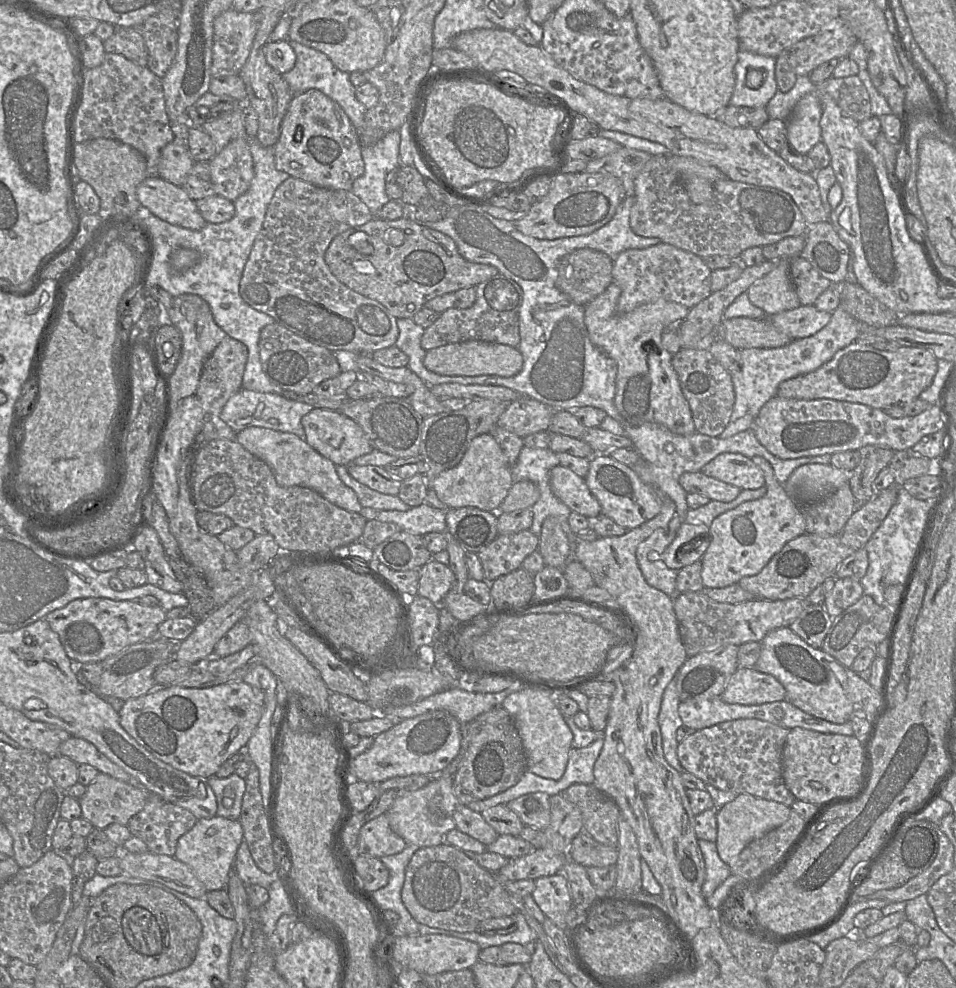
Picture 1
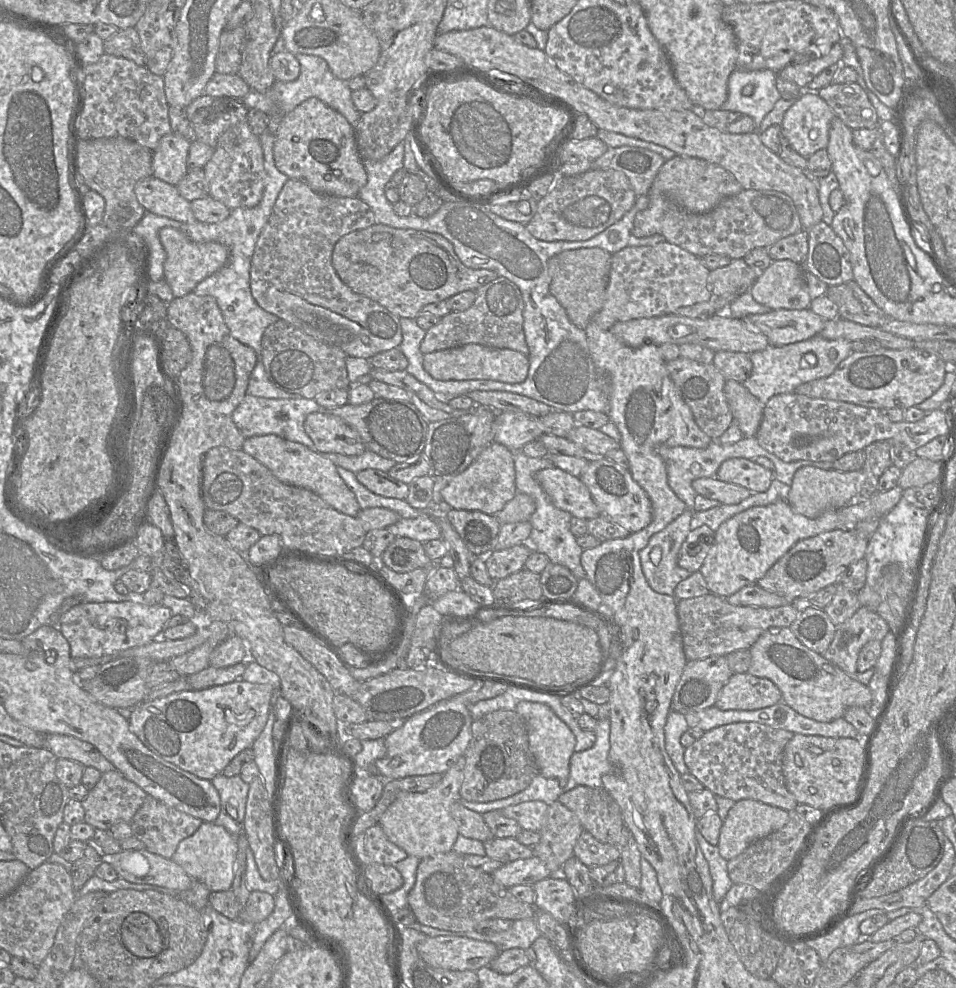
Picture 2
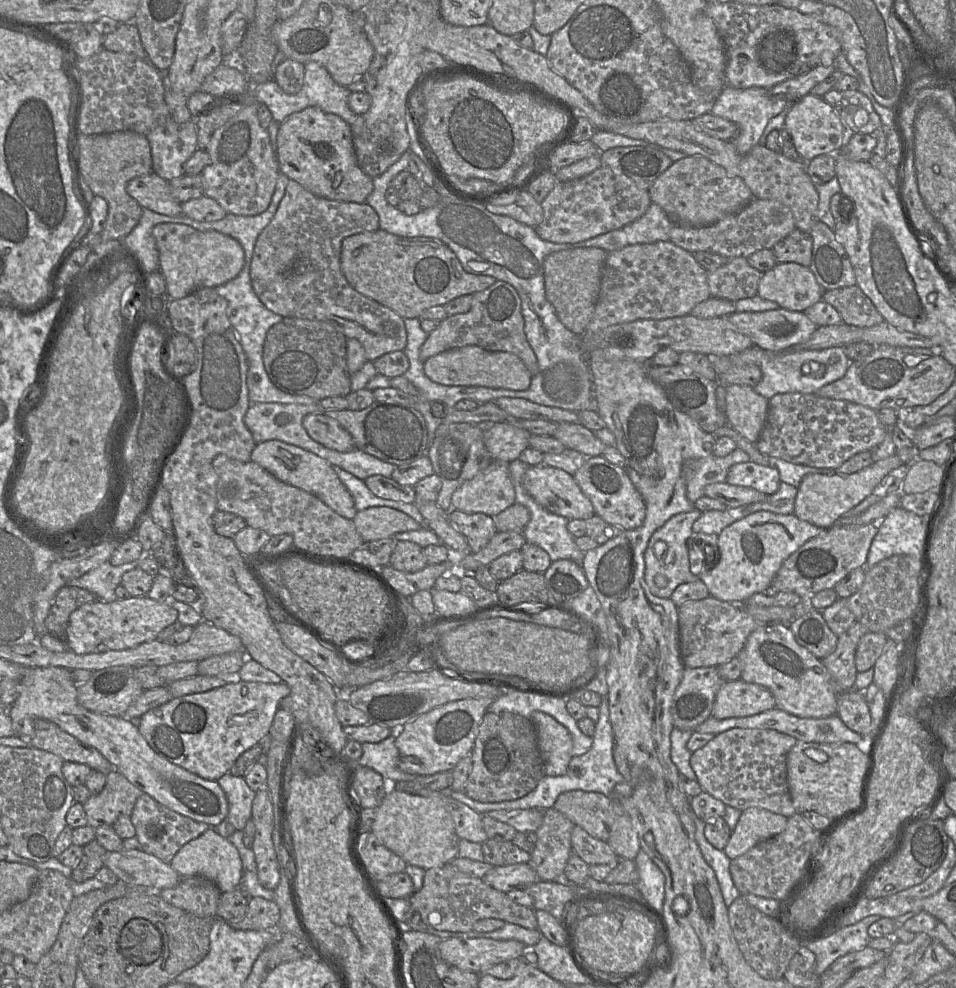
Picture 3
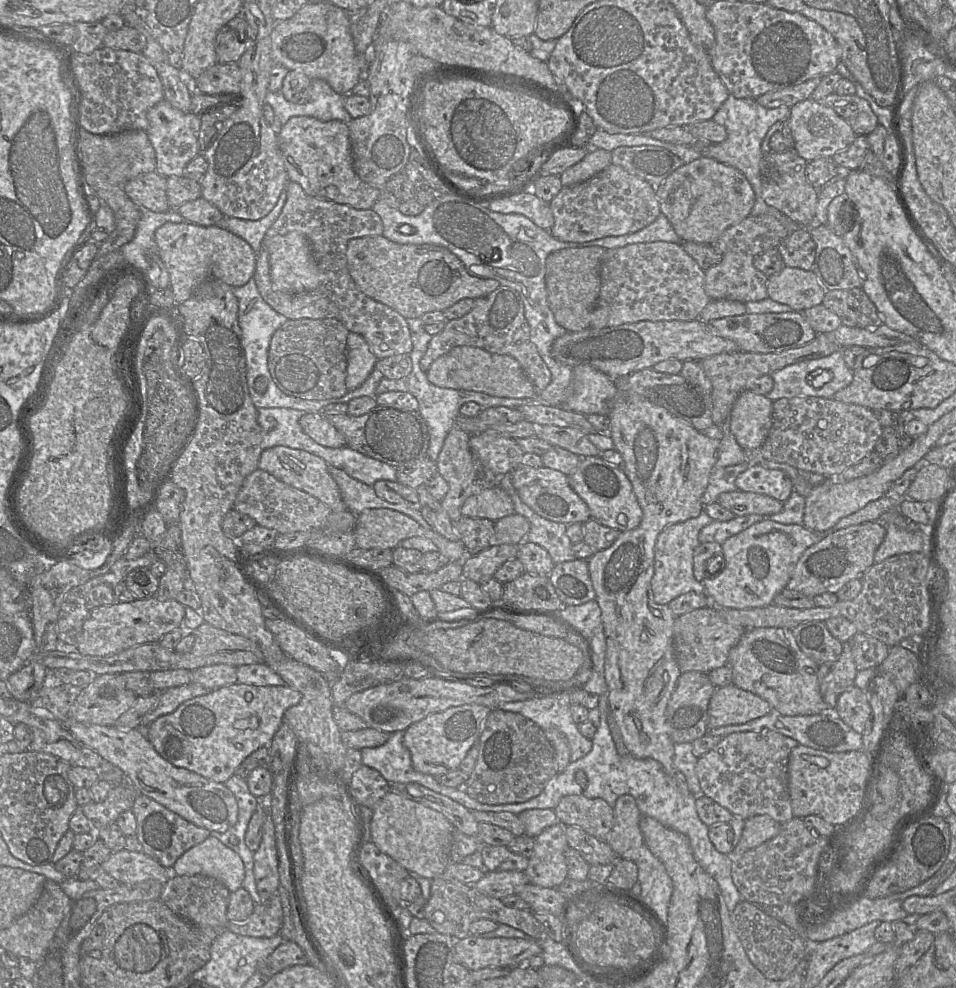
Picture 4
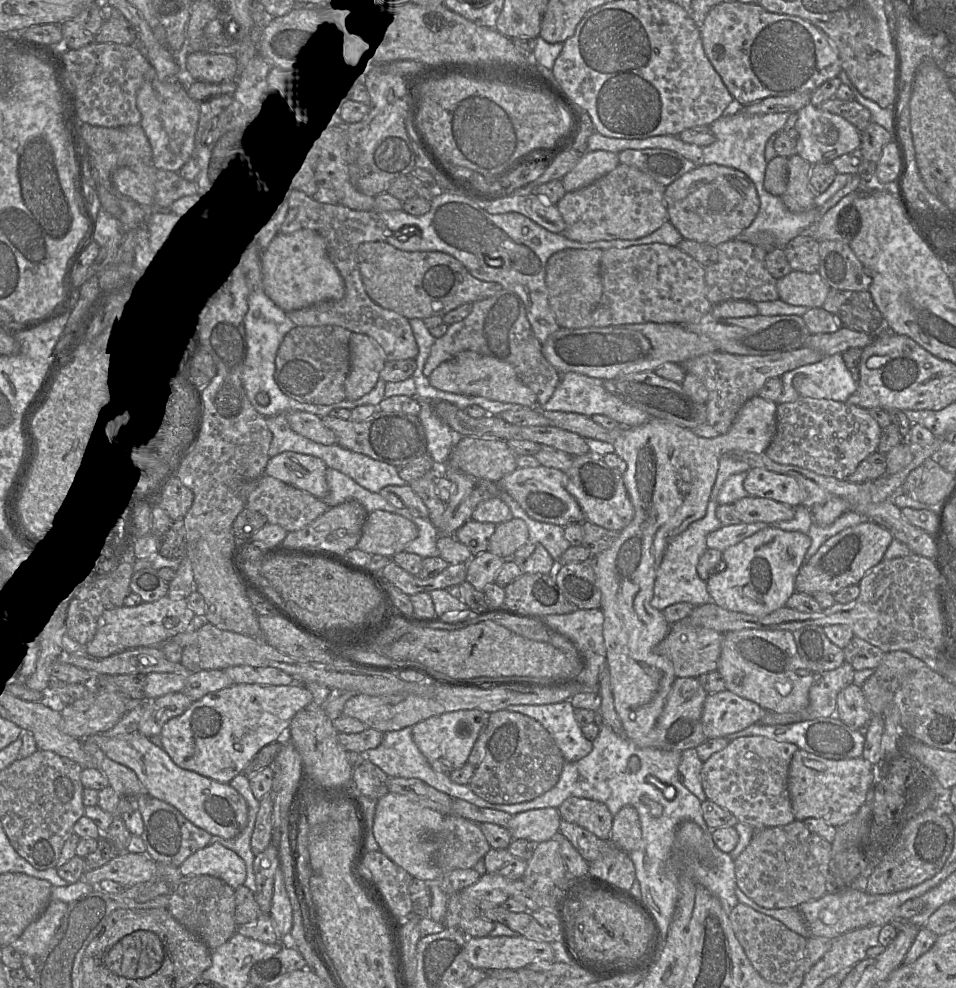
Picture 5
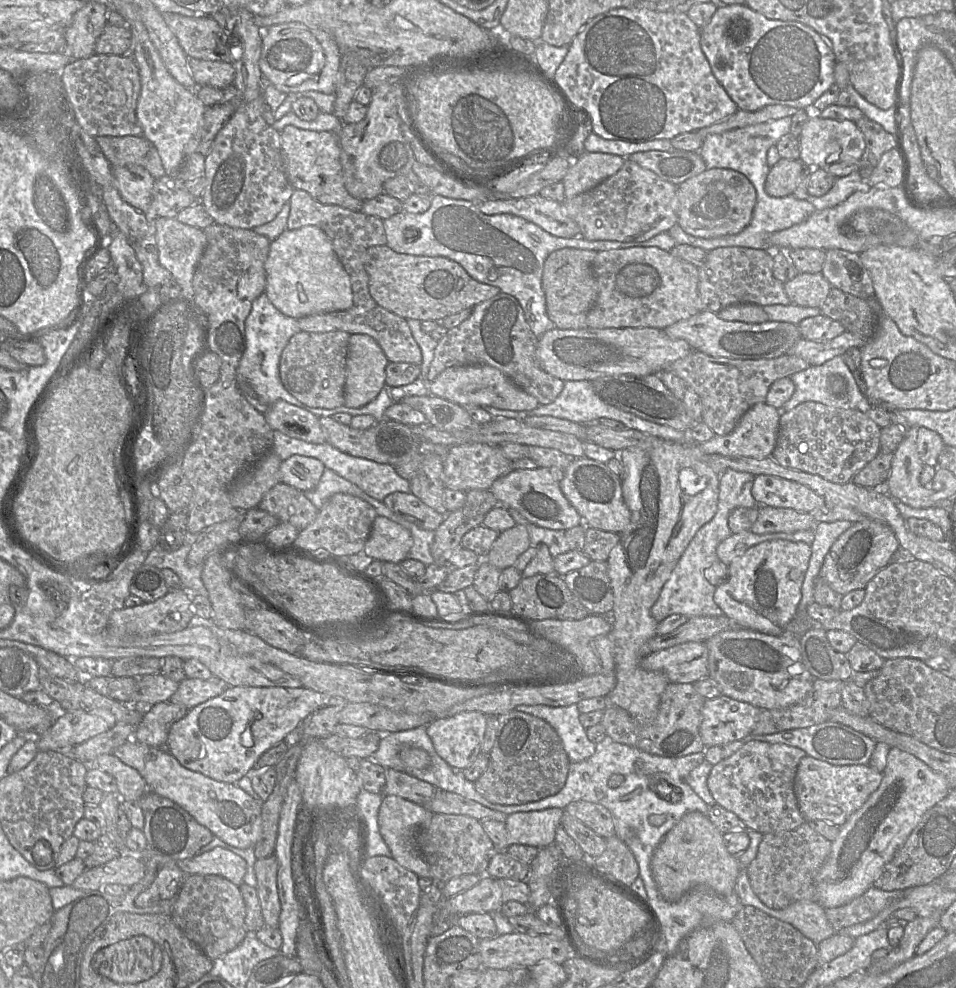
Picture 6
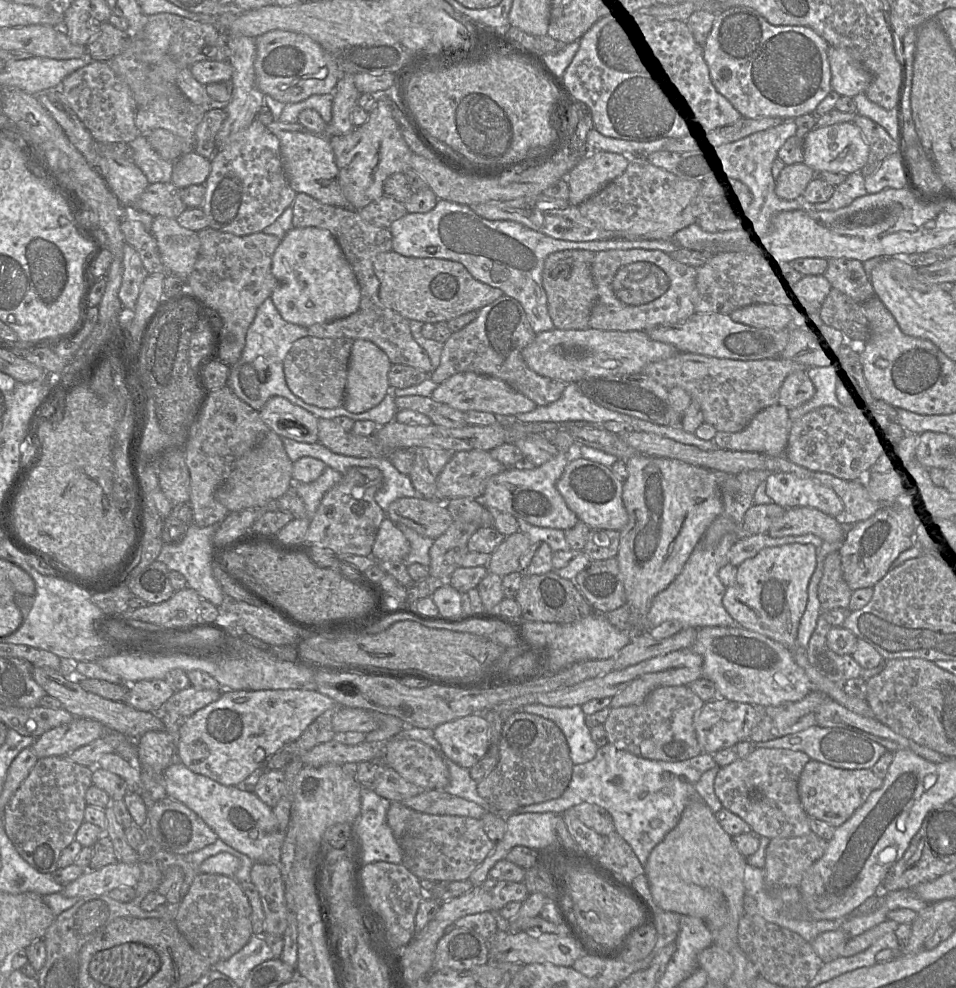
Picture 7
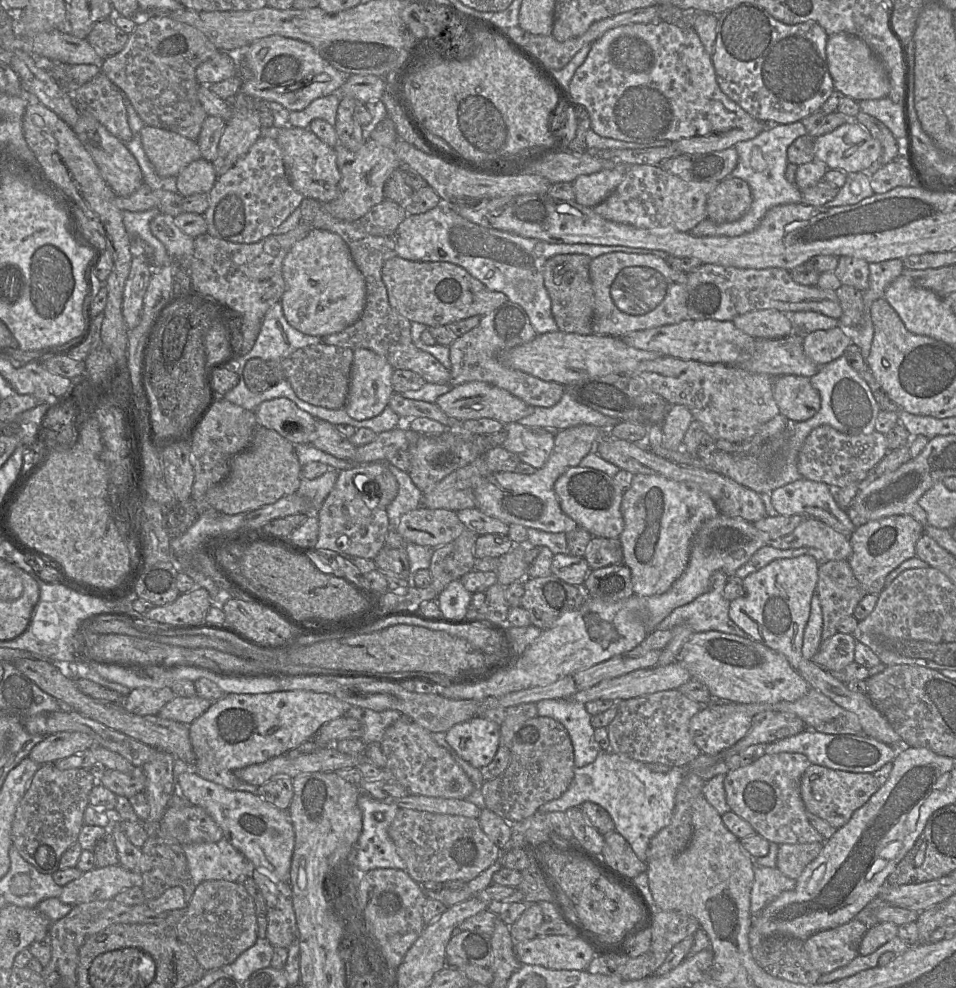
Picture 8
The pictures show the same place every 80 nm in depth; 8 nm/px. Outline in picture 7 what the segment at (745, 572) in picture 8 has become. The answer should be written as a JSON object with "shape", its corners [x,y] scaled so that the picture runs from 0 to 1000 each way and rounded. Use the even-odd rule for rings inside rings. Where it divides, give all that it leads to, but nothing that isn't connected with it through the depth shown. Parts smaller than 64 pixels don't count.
{"shape":[[[802,540],[774,543],[762,559],[763,571],[772,574],[777,568],[789,564],[795,557],[820,551],[849,551],[853,555],[859,553],[861,547],[851,540],[834,543],[806,544]]]}

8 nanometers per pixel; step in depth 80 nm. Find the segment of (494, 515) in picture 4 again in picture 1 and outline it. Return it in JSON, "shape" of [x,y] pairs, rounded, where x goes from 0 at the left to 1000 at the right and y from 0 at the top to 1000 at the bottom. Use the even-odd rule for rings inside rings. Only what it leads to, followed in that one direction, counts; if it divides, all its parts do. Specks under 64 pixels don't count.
{"shape":[[[513,439],[497,442],[478,472],[451,486],[457,503],[469,514],[498,513],[520,518],[537,491],[535,472],[522,449]]]}

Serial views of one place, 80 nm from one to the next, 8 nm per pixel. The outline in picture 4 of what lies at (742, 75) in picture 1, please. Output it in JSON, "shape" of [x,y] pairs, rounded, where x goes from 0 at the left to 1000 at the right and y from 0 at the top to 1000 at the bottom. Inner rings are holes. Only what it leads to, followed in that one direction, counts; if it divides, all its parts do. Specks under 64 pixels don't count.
{"shape":[[[764,95],[746,117],[746,121],[750,126],[759,130],[759,142],[752,146],[742,147],[737,152],[729,154],[732,155],[733,159],[748,161],[753,165],[763,167],[775,173],[786,186],[791,198],[790,207],[787,212],[786,218],[792,219],[802,216],[808,217],[813,220],[822,229],[825,236],[827,236],[831,233],[843,230],[834,228],[815,213],[801,206],[799,201],[796,199],[797,185],[795,176],[795,165],[798,160],[796,145],[804,130],[811,123],[824,119],[825,114],[826,108],[821,106],[803,110],[793,105],[791,100],[774,100]]]}

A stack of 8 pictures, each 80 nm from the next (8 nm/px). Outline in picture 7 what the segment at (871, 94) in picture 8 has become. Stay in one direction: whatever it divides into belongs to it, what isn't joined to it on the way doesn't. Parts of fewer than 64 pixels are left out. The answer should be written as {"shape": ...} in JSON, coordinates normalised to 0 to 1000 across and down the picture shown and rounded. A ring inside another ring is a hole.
{"shape":[[[868,47],[866,60],[869,68],[870,91],[893,98],[905,94],[912,82],[911,74],[885,50]]]}

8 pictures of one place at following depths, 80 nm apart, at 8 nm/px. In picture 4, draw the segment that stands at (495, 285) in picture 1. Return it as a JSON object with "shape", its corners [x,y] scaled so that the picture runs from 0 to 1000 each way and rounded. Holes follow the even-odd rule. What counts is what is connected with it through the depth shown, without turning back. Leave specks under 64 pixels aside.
{"shape":[[[523,288],[512,299],[497,303],[488,318],[467,325],[464,333],[451,341],[439,365],[439,371],[446,378],[454,364],[478,350],[495,350],[513,357],[537,361],[543,366],[561,398],[568,396],[576,387],[576,377],[554,342],[554,332],[548,320],[546,304],[535,291]]]}

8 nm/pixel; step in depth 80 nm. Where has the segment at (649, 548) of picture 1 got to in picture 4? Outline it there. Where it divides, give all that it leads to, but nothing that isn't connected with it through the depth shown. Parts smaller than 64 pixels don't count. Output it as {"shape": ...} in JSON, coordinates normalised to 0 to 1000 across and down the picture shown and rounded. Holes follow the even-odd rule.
{"shape":[[[735,515],[731,522],[700,531],[688,541],[685,552],[685,578],[681,587],[684,608],[687,611],[699,611],[720,599],[738,602],[740,607],[745,611],[745,605],[741,602],[737,593],[726,584],[725,580],[725,559],[732,550],[731,538],[745,527],[746,525]]]}

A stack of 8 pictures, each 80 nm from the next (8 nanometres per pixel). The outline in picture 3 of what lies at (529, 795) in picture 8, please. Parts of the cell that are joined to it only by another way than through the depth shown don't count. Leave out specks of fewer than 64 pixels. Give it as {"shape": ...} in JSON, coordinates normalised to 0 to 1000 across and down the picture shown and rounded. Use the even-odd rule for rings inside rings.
{"shape":[[[509,721],[500,737],[494,763],[494,779],[485,803],[503,813],[540,810],[556,802],[571,784],[555,728],[536,721]]]}

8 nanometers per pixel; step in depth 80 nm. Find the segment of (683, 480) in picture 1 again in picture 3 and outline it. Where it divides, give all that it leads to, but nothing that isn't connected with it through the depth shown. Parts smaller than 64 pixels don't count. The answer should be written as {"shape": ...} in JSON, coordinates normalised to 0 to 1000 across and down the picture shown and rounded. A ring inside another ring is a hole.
{"shape":[[[760,488],[742,490],[737,493],[736,499],[737,502],[753,507],[762,514],[799,508],[805,502],[788,494],[765,491]]]}

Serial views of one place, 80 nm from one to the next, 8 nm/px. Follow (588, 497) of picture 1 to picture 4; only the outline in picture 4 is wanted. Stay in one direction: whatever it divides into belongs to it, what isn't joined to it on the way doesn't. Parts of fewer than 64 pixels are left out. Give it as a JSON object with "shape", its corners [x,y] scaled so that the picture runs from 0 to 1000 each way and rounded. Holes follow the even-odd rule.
{"shape":[[[543,471],[535,478],[535,486],[544,505],[564,522],[579,528],[612,529],[618,525],[618,518],[612,507],[598,495],[594,482],[587,477],[570,472]]]}

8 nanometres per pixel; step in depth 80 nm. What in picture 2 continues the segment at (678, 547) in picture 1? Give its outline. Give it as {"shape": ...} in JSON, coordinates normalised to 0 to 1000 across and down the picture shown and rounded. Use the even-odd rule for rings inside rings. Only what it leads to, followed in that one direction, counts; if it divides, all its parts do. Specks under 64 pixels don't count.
{"shape":[[[740,531],[723,536],[714,549],[709,572],[723,581],[731,578],[748,548],[748,537]]]}

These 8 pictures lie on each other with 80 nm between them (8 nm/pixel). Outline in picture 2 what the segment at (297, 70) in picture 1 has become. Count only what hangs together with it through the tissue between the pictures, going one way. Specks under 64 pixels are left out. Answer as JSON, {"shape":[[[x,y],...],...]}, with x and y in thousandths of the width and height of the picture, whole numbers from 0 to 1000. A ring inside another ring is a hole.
{"shape":[[[311,55],[309,58],[314,65],[314,75],[309,81],[302,83],[289,81],[285,88],[276,95],[262,91],[260,94],[251,101],[253,105],[259,110],[268,109],[279,116],[298,116],[315,103],[322,99],[329,98],[358,115],[367,128],[370,129],[378,114],[369,105],[367,99],[368,91],[364,86],[364,82],[357,81],[349,77],[342,63],[334,57]]]}

